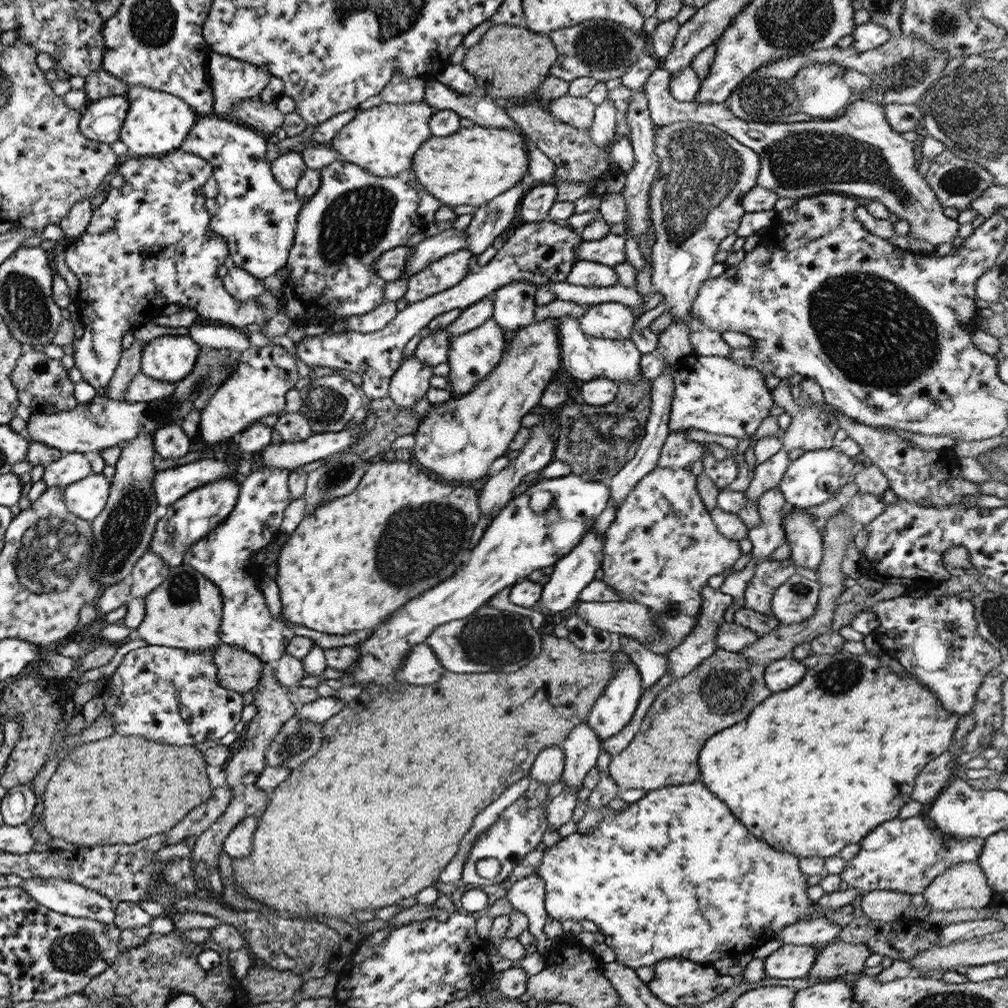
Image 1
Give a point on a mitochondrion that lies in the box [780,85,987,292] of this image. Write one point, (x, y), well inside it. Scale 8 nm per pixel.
(957, 182)

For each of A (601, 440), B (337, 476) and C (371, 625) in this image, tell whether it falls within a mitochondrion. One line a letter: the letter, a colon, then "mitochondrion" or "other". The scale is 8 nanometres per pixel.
A: mitochondrion
B: mitochondrion
C: other

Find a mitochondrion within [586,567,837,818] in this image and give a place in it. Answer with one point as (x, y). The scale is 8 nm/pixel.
(724, 692)

